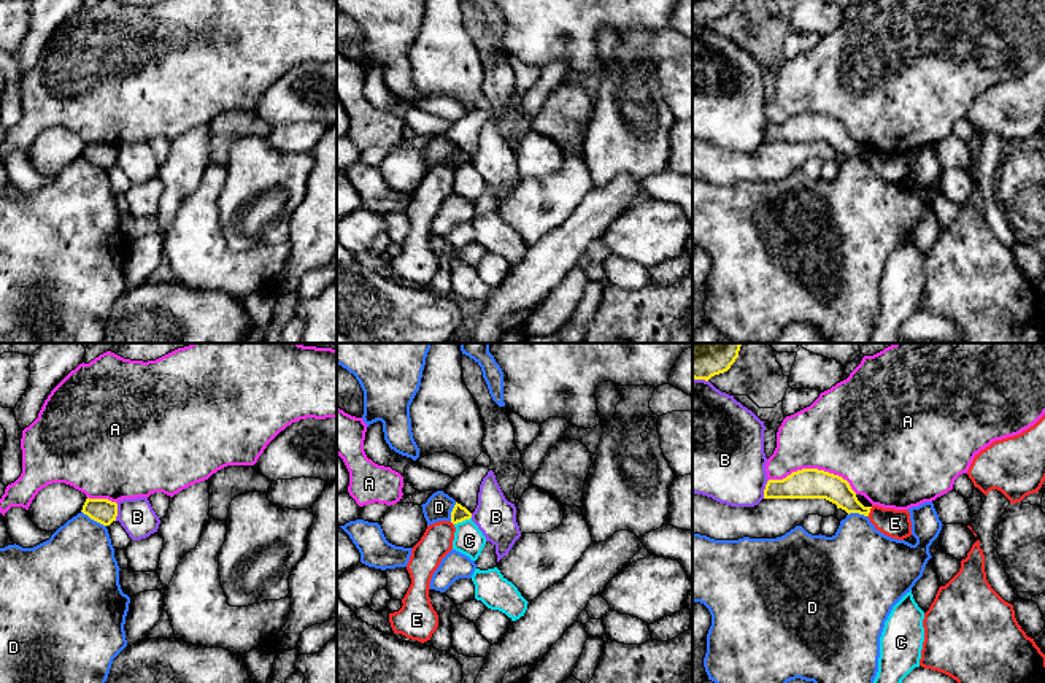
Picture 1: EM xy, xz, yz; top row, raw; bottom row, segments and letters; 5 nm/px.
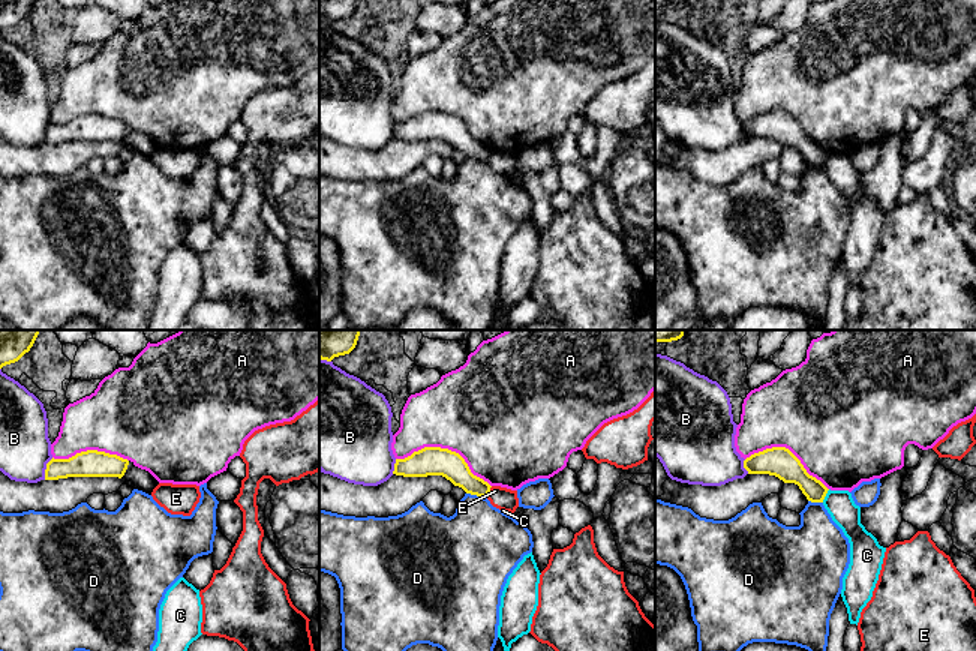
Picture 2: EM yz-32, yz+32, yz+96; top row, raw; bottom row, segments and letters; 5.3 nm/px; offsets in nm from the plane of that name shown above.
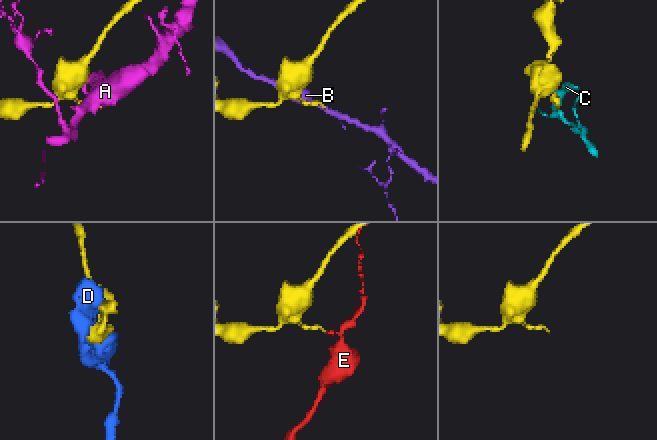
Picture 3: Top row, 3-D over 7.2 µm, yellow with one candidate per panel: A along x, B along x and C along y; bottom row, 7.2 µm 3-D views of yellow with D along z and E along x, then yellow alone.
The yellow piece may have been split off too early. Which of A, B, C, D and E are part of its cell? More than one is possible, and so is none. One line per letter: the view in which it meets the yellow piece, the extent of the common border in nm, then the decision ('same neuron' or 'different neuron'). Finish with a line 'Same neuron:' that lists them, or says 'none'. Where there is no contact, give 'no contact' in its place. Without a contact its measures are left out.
A: yz | 460 nm | different neuron
B: yz | 100 nm | different neuron
C: xz | 100 nm | different neuron
D: xy | 150 nm | different neuron
E: yz | 60 nm | different neuron
Same neuron: none

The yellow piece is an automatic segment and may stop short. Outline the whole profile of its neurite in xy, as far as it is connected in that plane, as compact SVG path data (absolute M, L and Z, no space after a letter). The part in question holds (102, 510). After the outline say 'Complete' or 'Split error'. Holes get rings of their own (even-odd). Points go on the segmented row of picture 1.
M87 497L81 511L87 515L91 519L103 526L110 526L113 521L116 521L118 504L108 499L89 499Z. Complete

